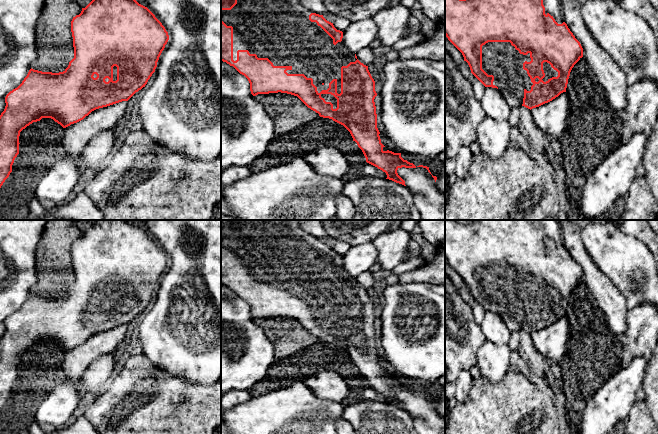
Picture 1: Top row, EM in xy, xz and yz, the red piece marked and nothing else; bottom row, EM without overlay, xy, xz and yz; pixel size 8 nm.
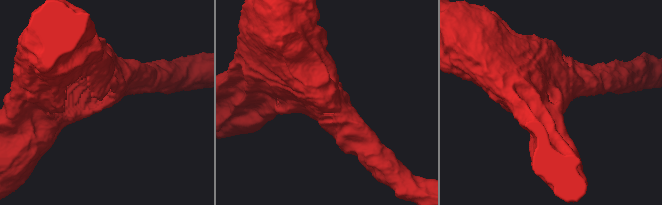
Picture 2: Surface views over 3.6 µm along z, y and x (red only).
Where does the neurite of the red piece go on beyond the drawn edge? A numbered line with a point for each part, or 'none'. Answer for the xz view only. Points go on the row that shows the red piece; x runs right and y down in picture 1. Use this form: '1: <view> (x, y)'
1: xz (280, 30)

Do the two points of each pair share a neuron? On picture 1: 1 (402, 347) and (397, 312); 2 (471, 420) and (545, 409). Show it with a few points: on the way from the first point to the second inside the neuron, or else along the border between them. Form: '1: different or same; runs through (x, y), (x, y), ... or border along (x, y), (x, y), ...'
1: same; runs through (402, 338), (402, 321)
2: same; runs through (489, 420), (512, 420), (527, 410)

